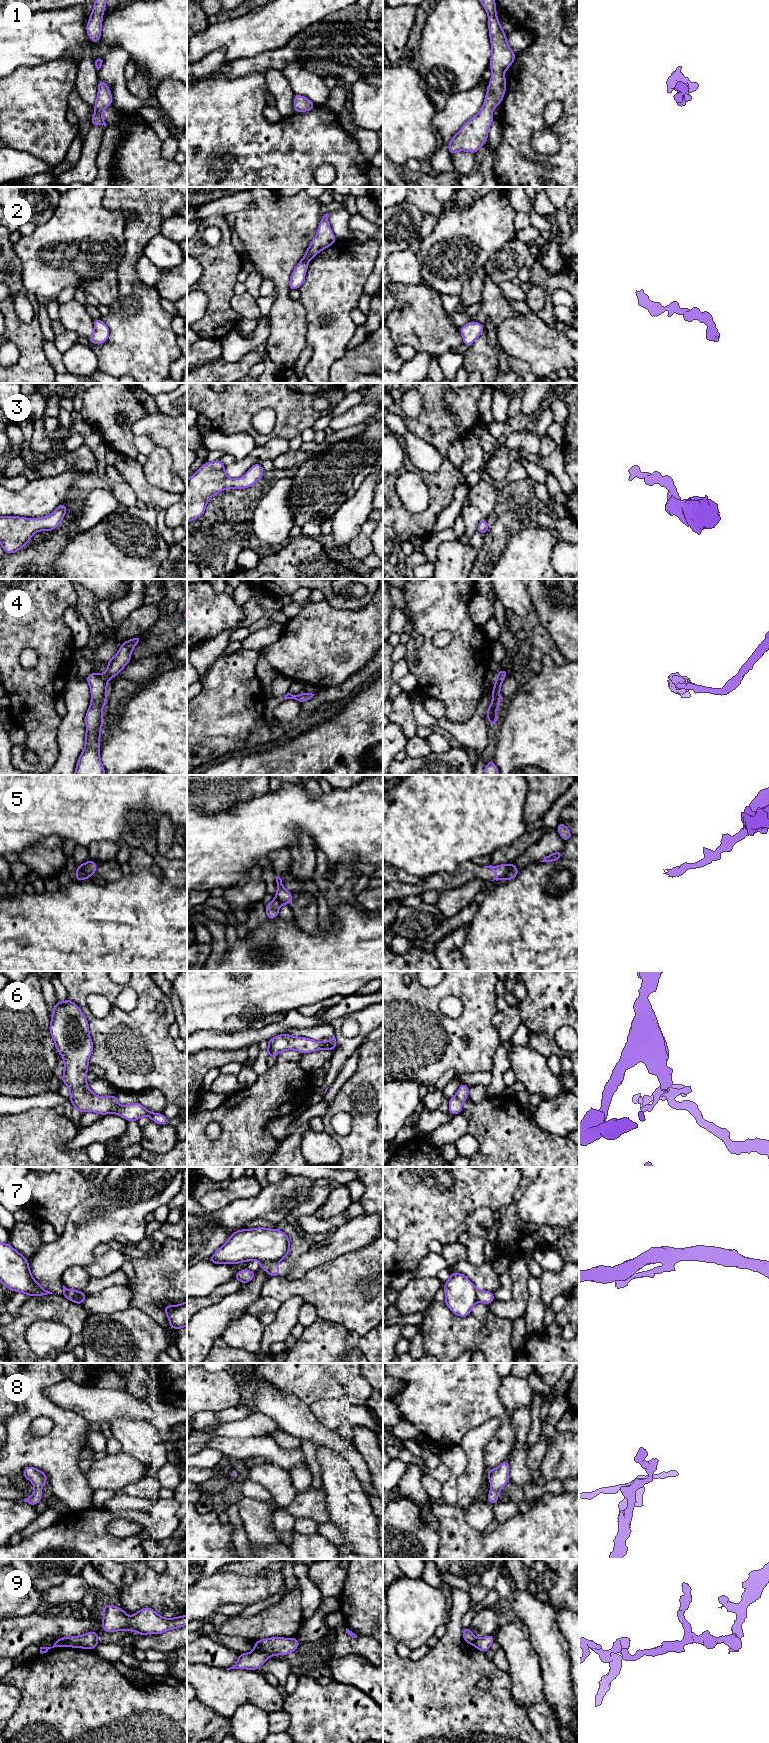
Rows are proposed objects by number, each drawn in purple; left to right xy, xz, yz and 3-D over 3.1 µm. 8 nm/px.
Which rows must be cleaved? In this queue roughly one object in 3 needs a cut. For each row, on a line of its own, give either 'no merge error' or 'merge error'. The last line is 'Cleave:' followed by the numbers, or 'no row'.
1: no merge error
2: no merge error
3: no merge error
4: no merge error
5: merge error
6: no merge error
7: merge error
8: no merge error
9: merge error
Cleave: 5, 7, 9

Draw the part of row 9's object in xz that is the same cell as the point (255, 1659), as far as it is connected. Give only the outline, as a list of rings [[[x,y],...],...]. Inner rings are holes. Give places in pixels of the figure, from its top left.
[[[253,1650],[250,1653],[240,1653],[238,1660],[236,1663],[226,1670],[230,1669],[249,1669],[256,1670],[261,1667],[270,1656],[266,1653],[262,1653],[260,1651]]]

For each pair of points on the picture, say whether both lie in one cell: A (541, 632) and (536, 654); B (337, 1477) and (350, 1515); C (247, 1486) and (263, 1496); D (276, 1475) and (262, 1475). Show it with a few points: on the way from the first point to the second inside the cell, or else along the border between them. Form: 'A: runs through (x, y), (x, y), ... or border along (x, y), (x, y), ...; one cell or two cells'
A: runs through (540, 637), (538, 649); one cell
B: runs through (342, 1486), (348, 1506); one cell
C: runs through (251, 1489), (259, 1493); one cell
D: runs through (273, 1475), (265, 1475); one cell

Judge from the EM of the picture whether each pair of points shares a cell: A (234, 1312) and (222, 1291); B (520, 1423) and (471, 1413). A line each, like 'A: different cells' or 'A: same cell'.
A: different cells
B: different cells

